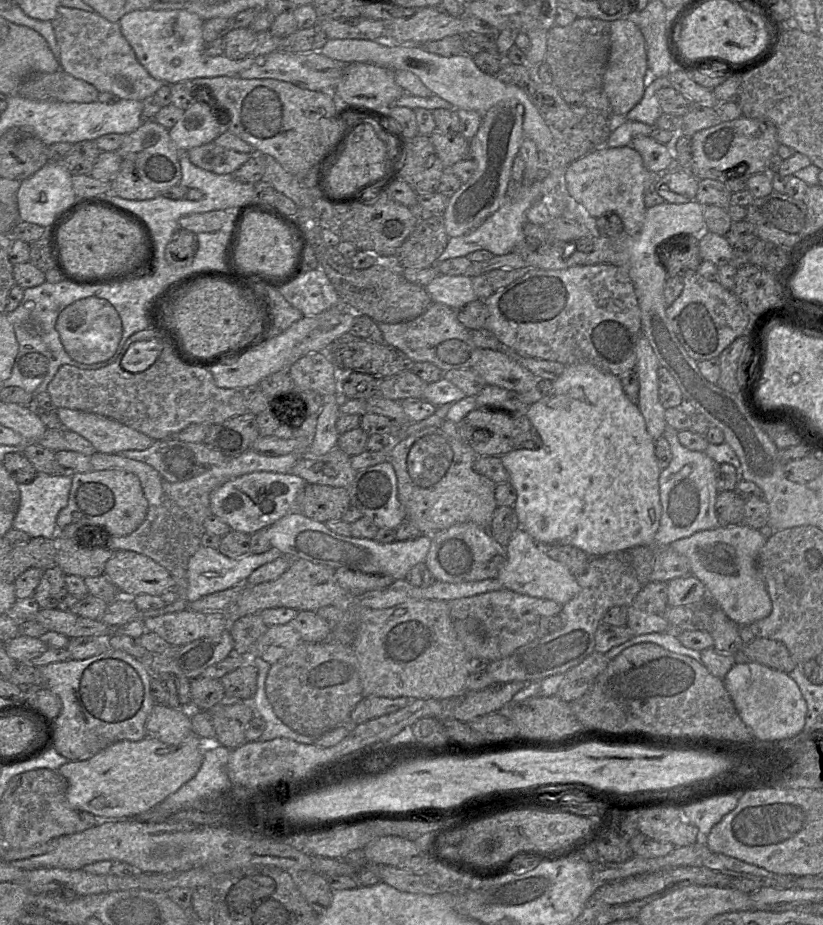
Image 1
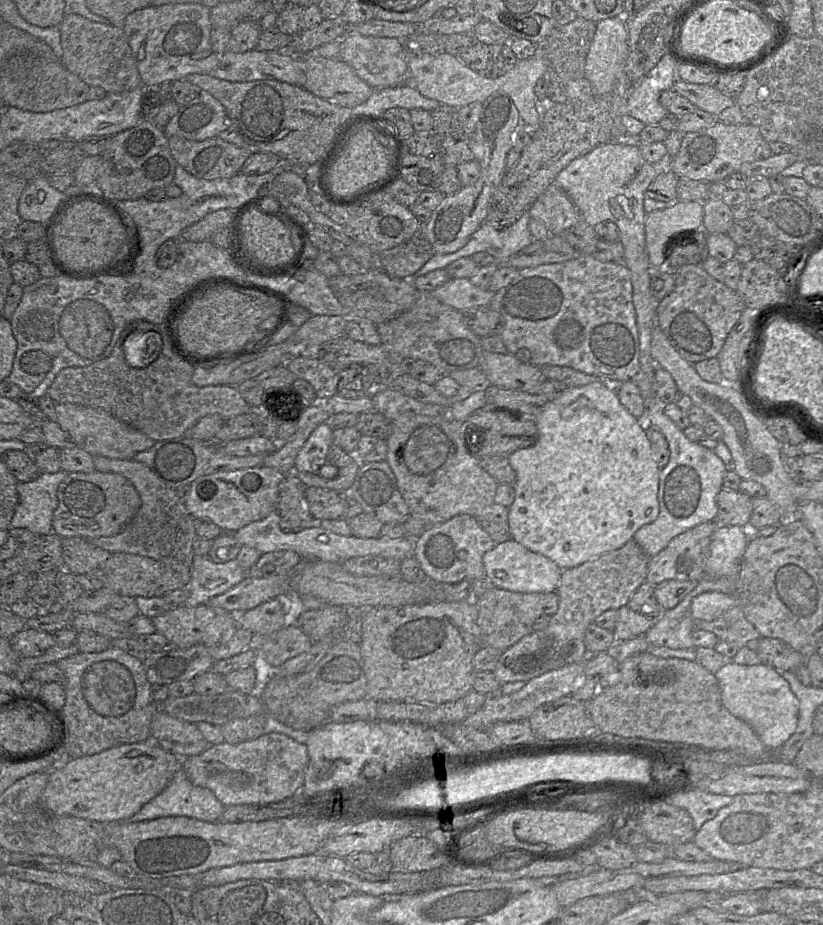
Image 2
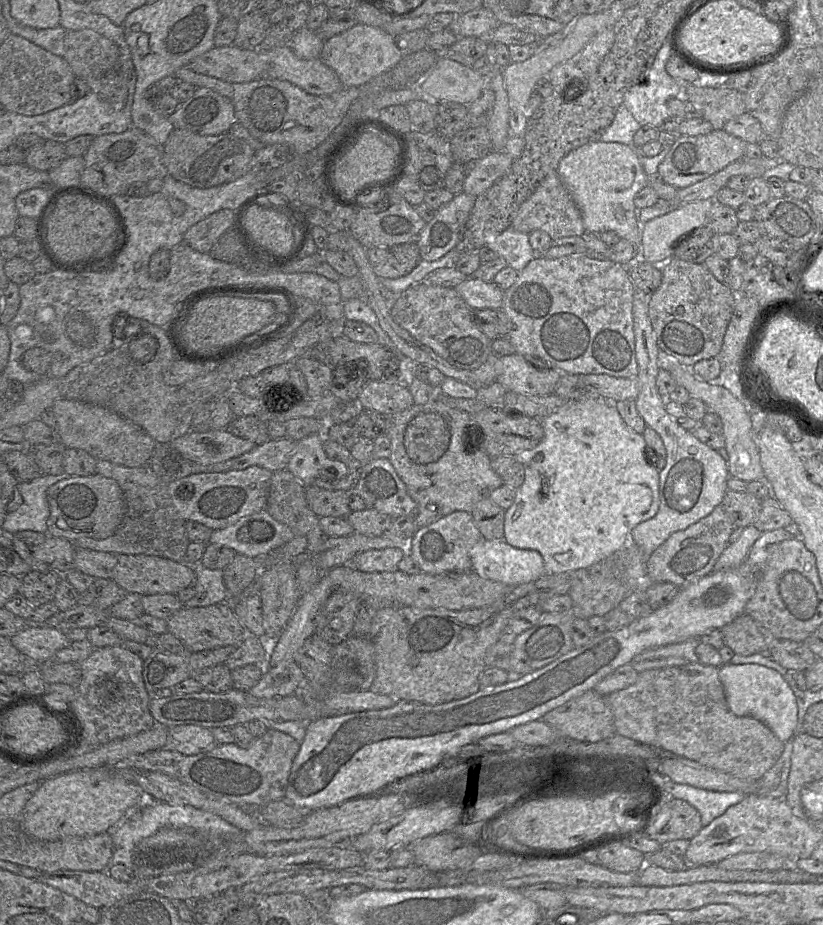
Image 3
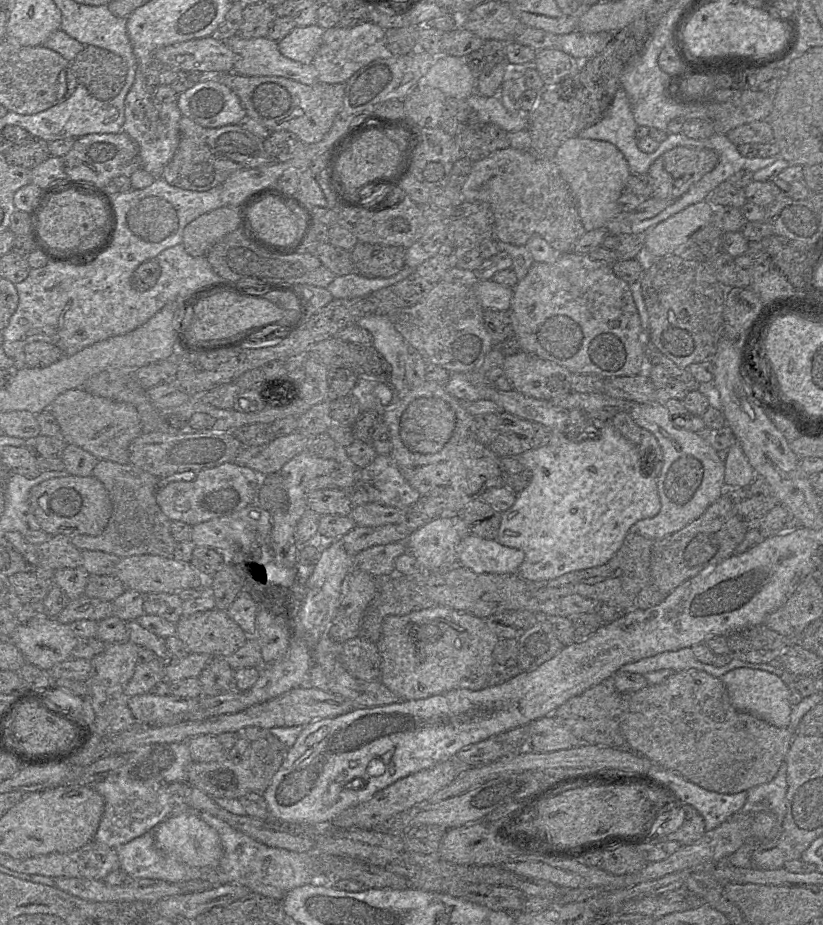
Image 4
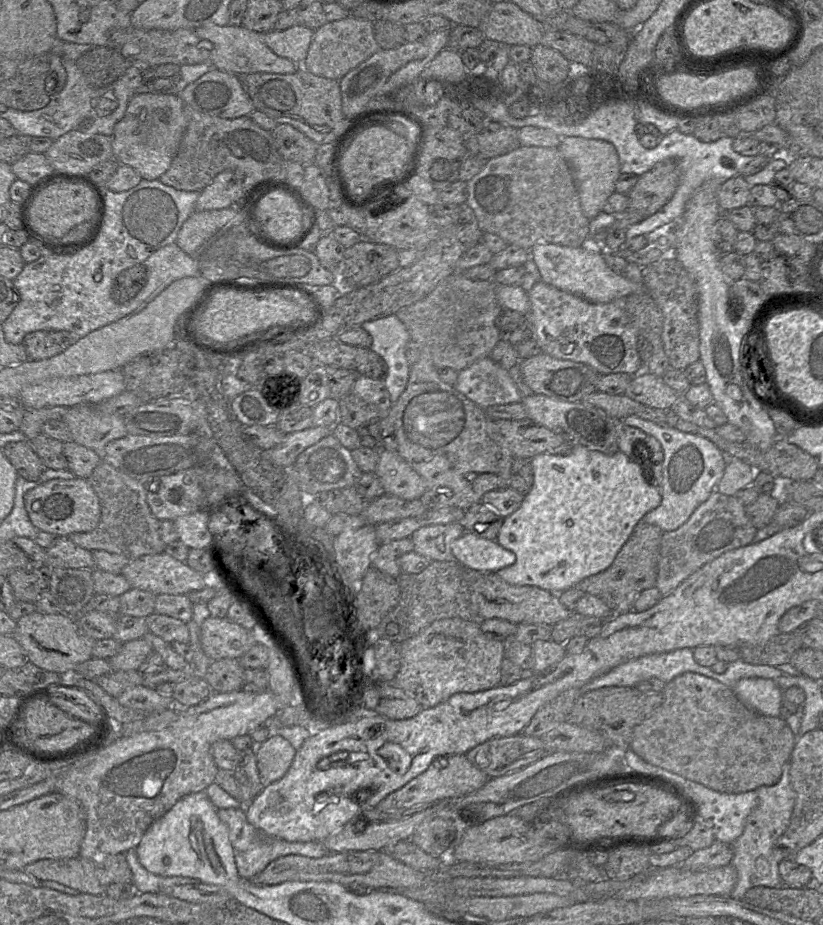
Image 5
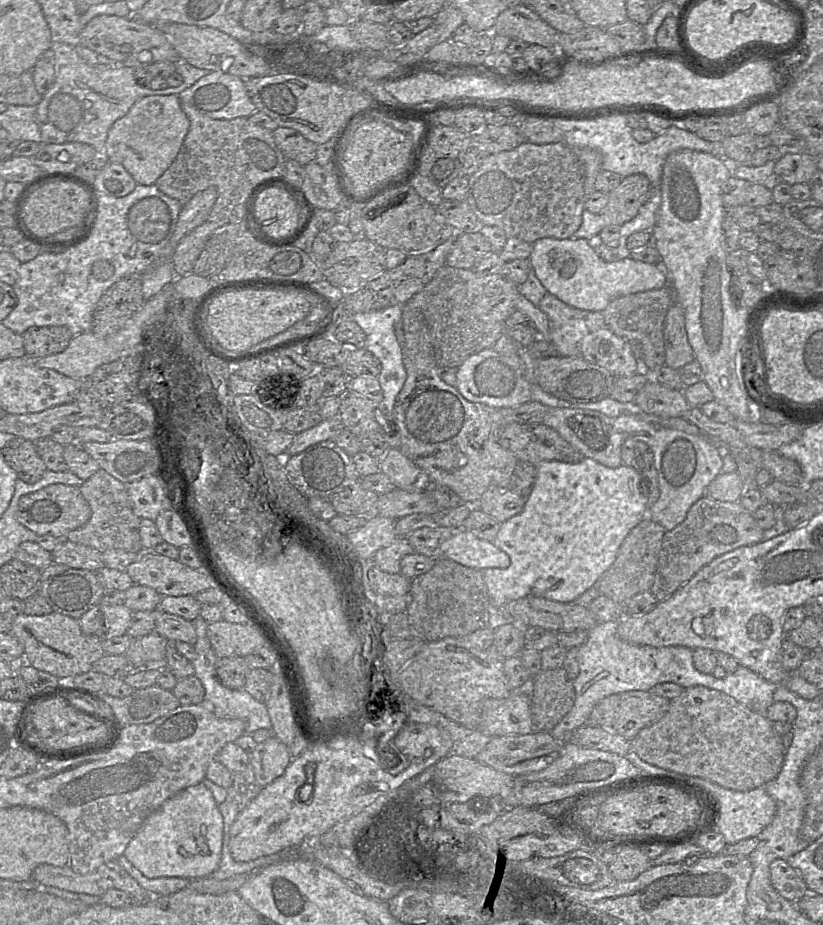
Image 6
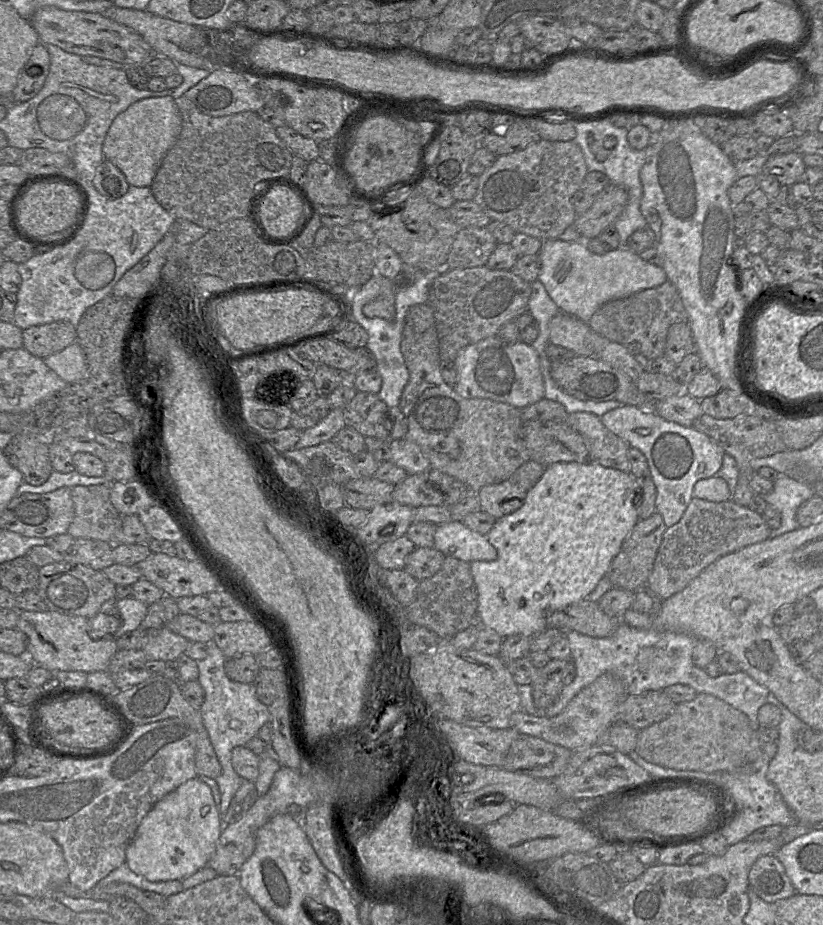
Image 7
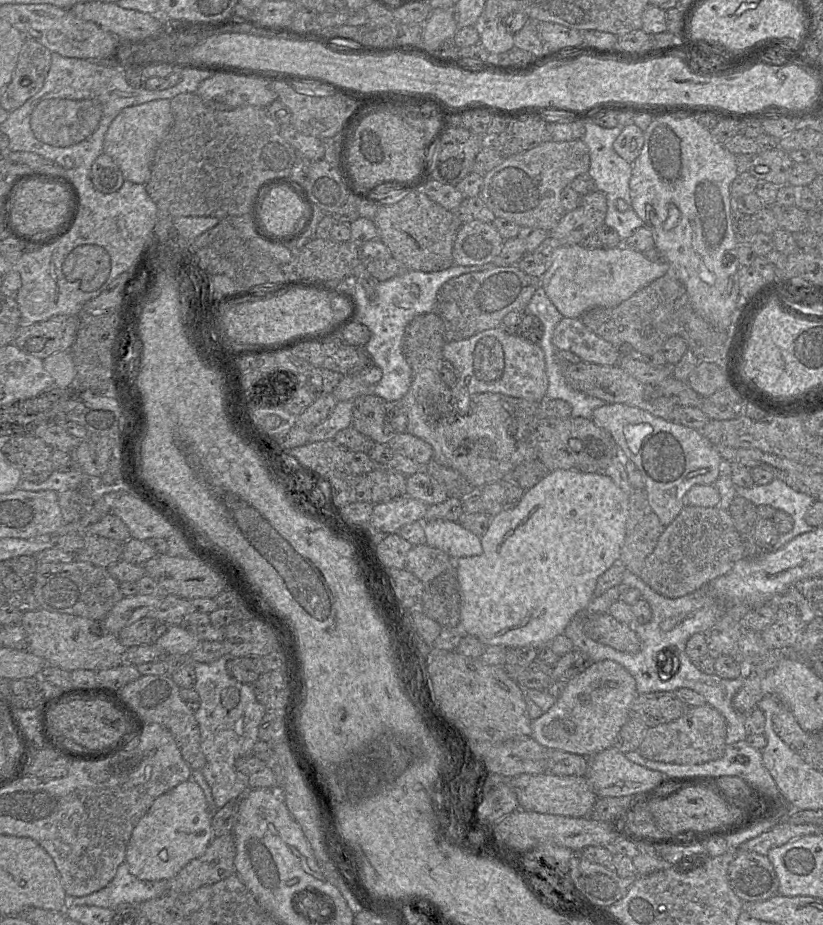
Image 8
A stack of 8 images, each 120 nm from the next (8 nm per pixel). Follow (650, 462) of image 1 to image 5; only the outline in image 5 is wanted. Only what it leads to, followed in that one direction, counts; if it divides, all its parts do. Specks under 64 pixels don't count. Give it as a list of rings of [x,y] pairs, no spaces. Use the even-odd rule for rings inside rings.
[[[576,445],[567,455],[539,454],[531,458],[534,483],[530,491],[524,495],[521,506],[511,515],[503,519],[496,542],[503,548],[512,551],[516,555],[513,565],[503,568],[496,574],[505,582],[516,586],[535,586],[551,593],[560,594],[570,588],[576,587],[583,579],[595,575],[607,569],[614,561],[616,555],[630,537],[634,527],[649,511],[655,509],[661,503],[661,491],[652,482],[652,478],[642,478],[641,468],[626,454],[617,451],[613,455],[606,455],[599,451],[590,450],[584,446]]]

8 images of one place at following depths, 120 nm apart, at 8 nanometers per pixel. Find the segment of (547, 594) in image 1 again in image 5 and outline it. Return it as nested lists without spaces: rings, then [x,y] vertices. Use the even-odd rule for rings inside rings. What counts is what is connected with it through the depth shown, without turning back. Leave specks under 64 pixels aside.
[[[470,532],[456,539],[451,545],[451,551],[456,561],[480,572],[496,573],[516,561],[516,555],[496,540],[480,538]]]

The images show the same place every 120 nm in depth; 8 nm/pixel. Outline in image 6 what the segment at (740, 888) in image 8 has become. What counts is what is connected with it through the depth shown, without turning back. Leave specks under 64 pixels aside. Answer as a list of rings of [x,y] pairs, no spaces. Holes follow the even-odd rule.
[[[777,858],[771,863],[770,879],[775,890],[791,902],[798,902],[807,894],[803,877],[785,859]]]

